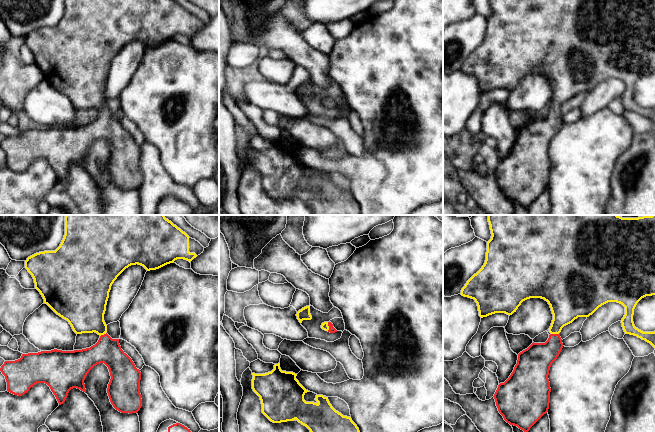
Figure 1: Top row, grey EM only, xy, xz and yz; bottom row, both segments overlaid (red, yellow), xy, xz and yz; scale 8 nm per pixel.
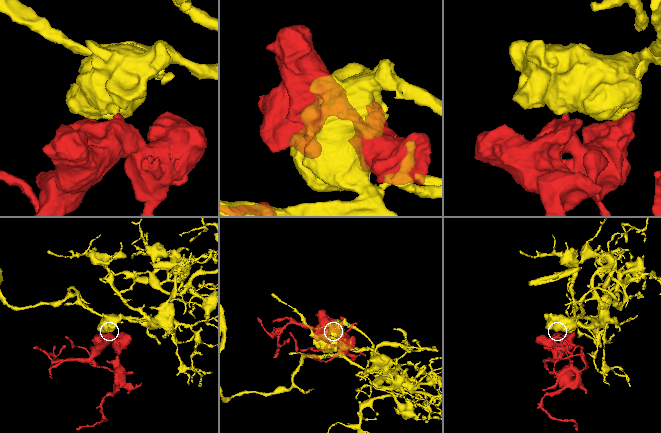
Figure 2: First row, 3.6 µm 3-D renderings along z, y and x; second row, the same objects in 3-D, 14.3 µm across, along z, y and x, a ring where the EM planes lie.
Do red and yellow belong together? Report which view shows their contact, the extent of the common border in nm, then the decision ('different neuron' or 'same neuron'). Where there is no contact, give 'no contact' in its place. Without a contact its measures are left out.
meets red in yz; contact 70 nm long; same neuron

